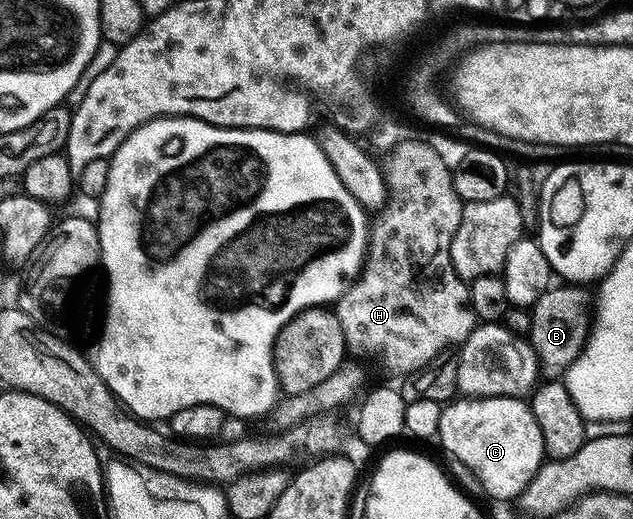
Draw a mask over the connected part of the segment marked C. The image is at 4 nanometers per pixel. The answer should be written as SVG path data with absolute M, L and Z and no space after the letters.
M460 397L449 402L440 413L438 443L472 470L481 489L492 499L515 500L546 459L542 429L538 429L531 406L523 398Z

